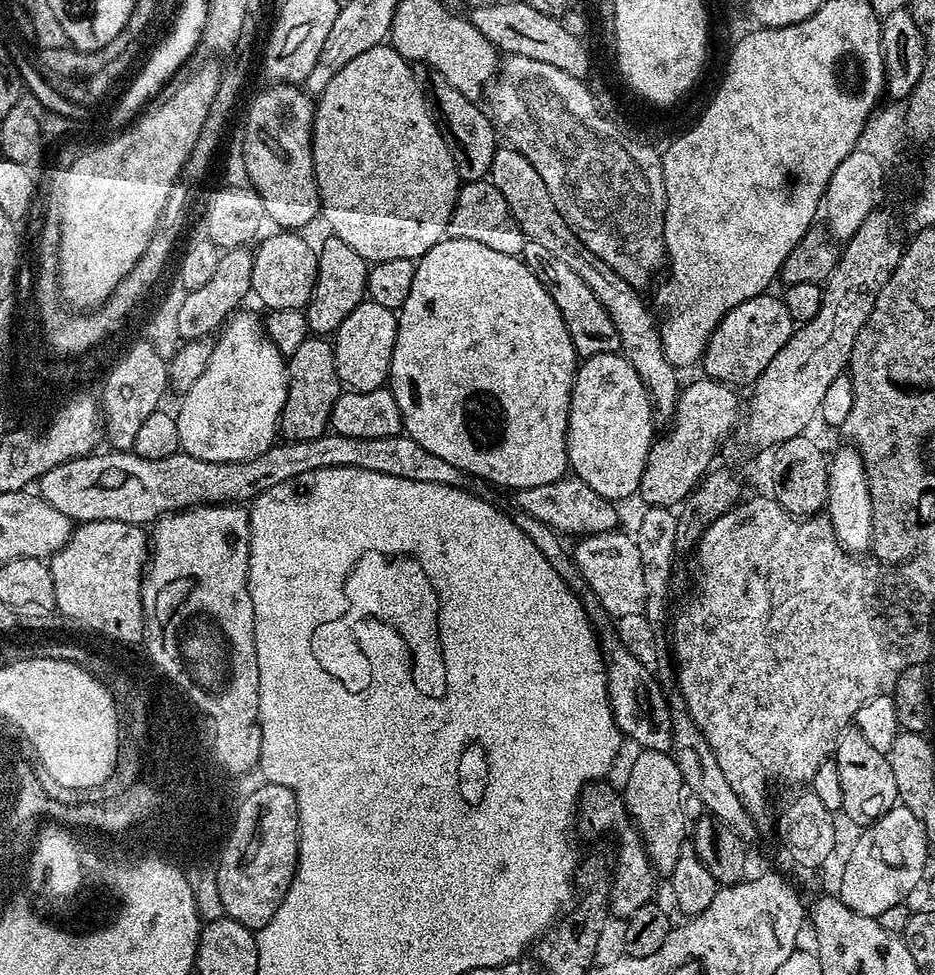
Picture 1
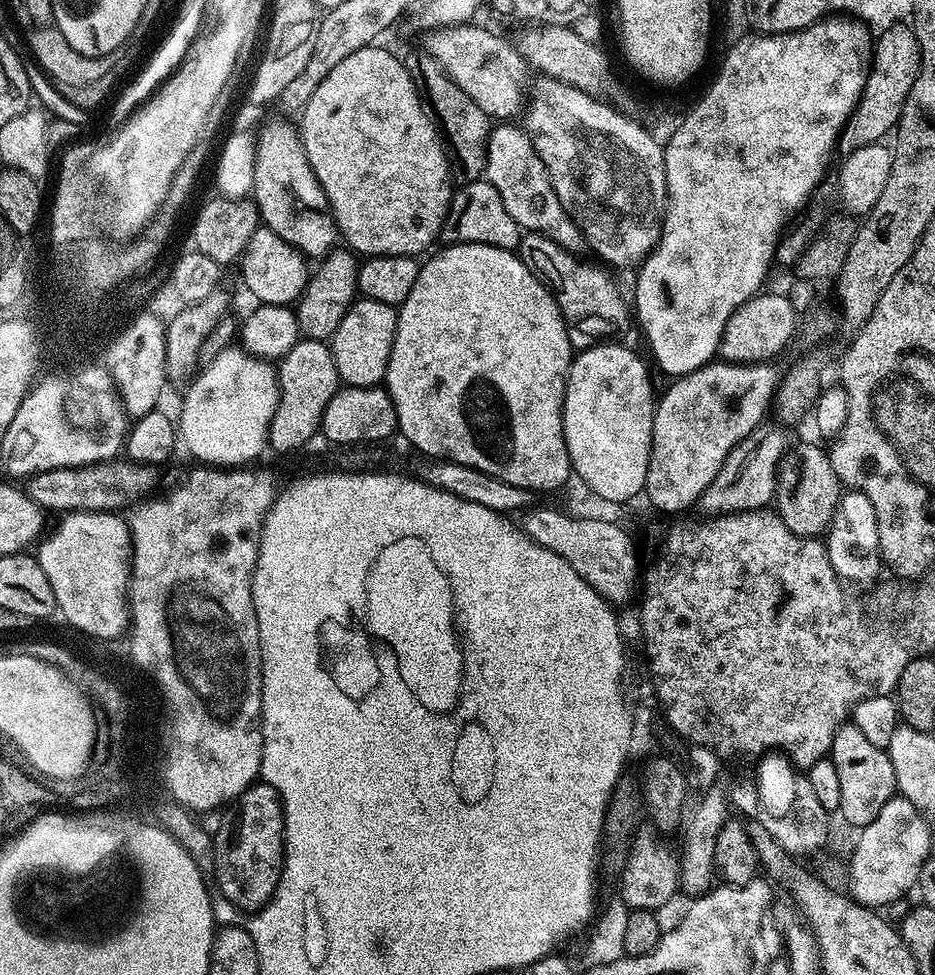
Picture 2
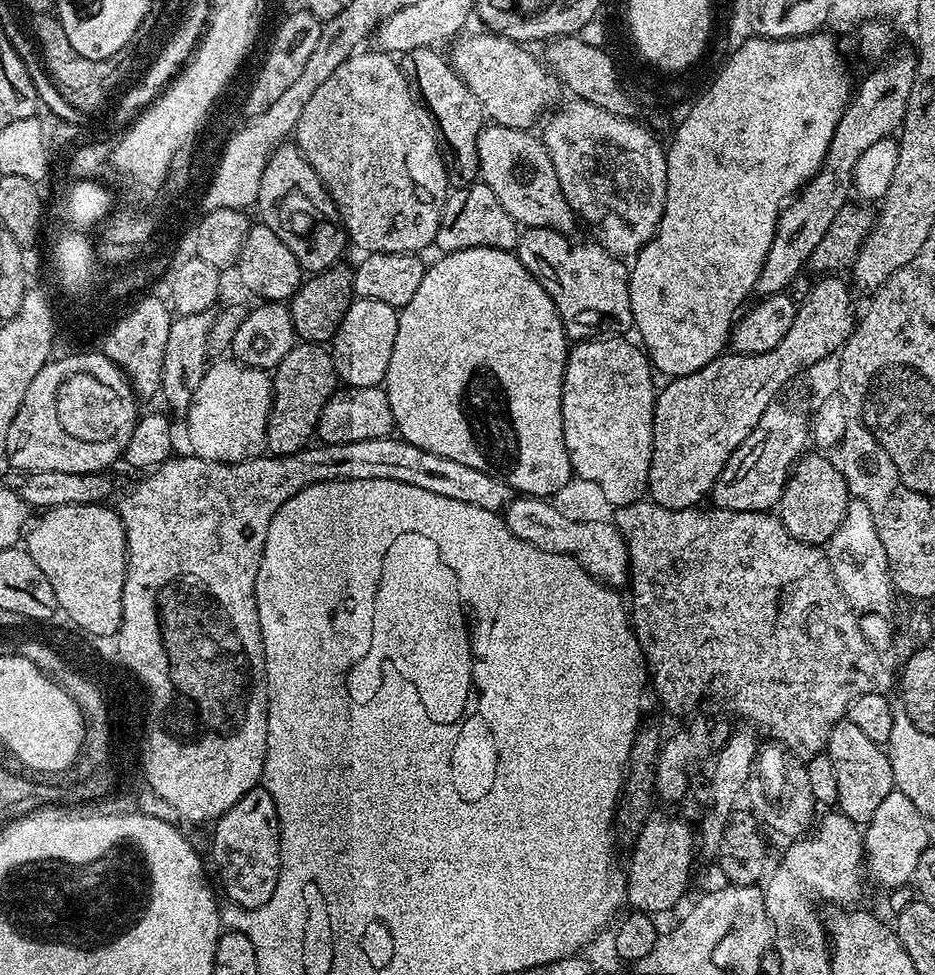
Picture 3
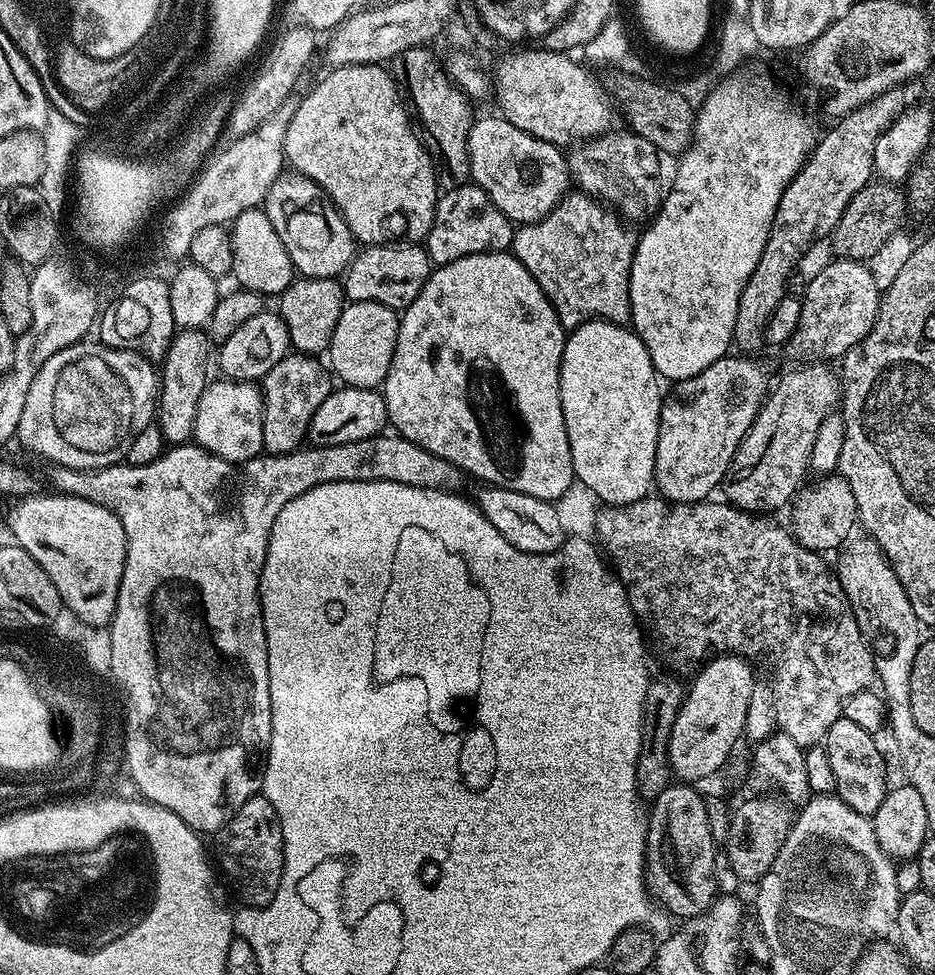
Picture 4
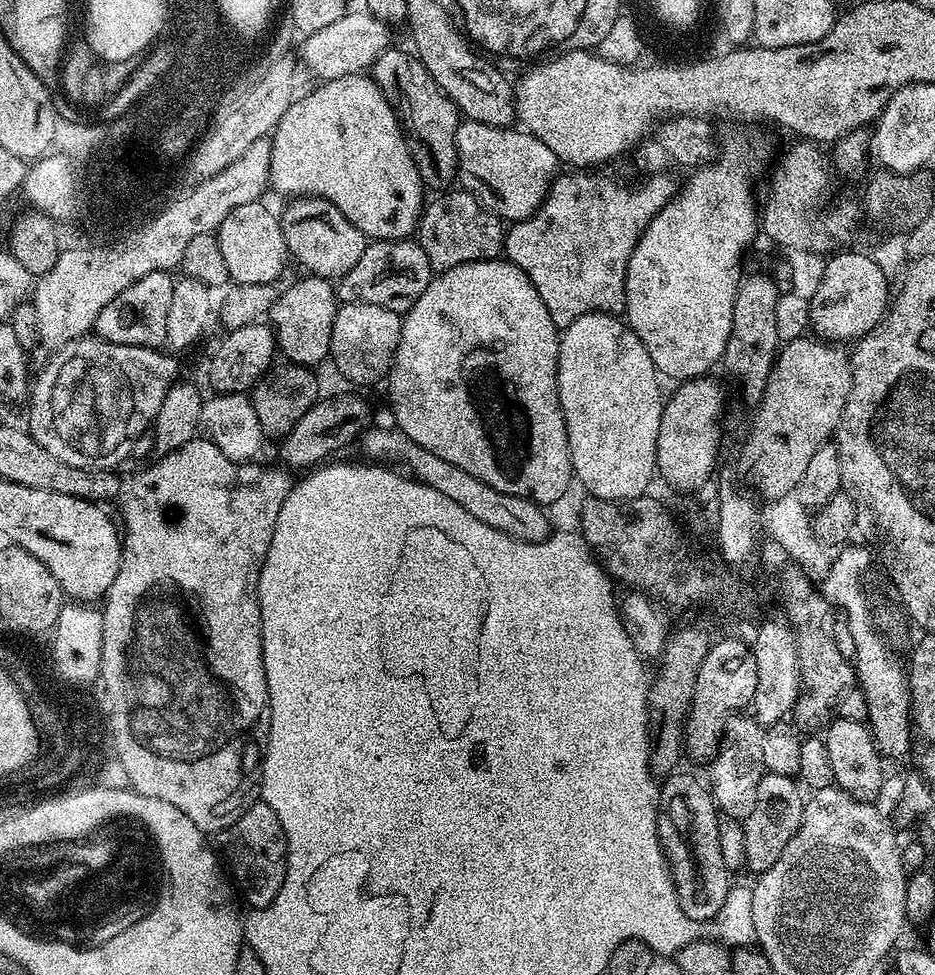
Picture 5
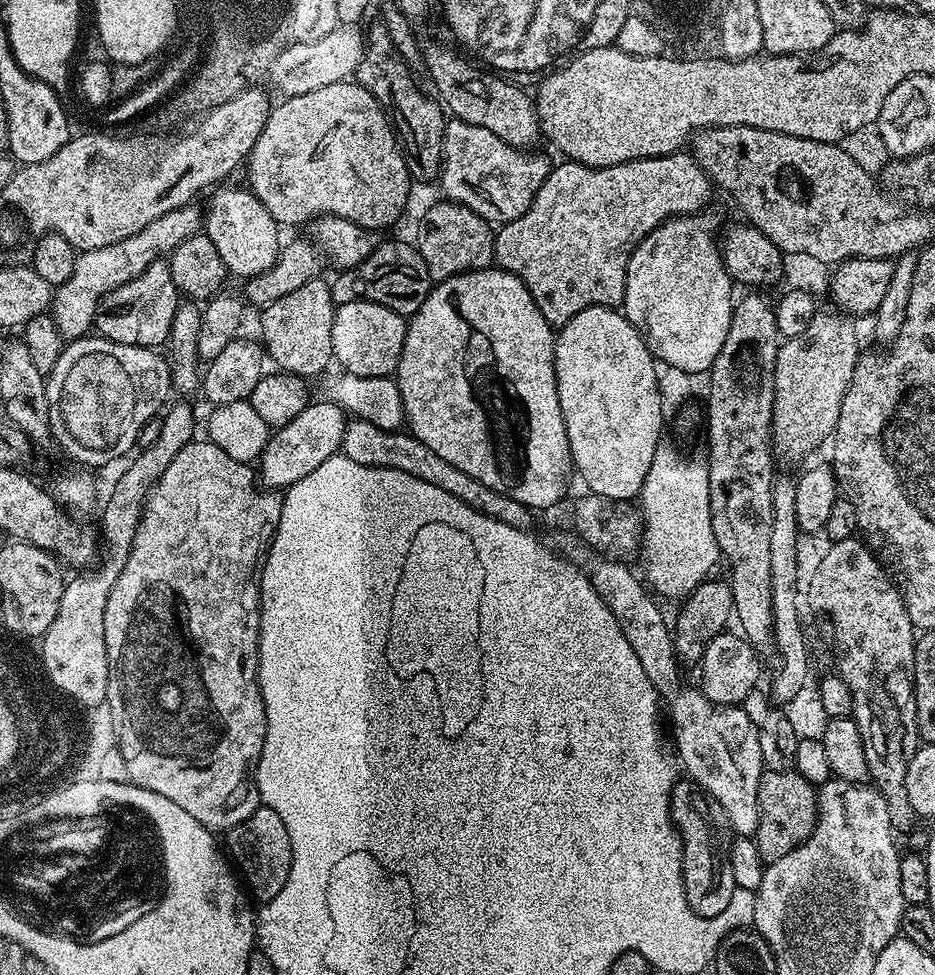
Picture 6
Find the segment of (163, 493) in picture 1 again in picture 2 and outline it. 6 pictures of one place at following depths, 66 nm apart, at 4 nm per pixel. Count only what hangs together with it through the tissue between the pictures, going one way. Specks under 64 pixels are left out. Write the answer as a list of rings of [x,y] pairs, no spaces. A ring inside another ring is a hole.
[[[113,458],[103,464],[83,464],[80,468],[52,468],[40,472],[29,479],[26,490],[32,500],[48,512],[116,512],[143,501],[156,484],[156,472],[155,467],[133,463],[128,458]]]

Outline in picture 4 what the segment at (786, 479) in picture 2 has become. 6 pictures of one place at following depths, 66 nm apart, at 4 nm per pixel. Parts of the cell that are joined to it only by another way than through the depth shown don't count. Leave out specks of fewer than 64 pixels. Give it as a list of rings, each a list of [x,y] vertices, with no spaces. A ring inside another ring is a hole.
[[[828,474],[821,480],[824,480],[821,484],[809,483],[796,493],[790,504],[790,532],[802,547],[809,548],[811,552],[835,553],[853,535],[852,527],[858,524],[854,490],[850,490],[850,482],[839,474]]]

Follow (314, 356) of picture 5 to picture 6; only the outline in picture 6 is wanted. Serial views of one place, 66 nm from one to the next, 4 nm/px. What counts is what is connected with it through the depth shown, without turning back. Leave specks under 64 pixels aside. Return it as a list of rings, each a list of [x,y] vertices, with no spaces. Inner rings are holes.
[[[324,278],[306,282],[306,286],[298,286],[298,290],[286,294],[286,298],[278,298],[278,302],[267,304],[259,313],[259,339],[267,359],[271,363],[273,360],[279,371],[289,372],[291,376],[313,378],[319,372],[326,371],[328,363],[331,365],[334,360],[330,330],[336,310],[329,281],[324,281]]]

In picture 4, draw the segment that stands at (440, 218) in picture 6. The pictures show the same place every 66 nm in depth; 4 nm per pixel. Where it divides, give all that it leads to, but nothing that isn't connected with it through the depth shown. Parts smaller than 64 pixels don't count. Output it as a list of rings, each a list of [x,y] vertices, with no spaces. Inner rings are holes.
[[[469,182],[454,190],[444,192],[437,199],[434,222],[426,237],[428,259],[432,261],[433,265],[439,266],[479,252],[506,252],[512,247],[513,231],[513,221],[508,220],[506,214],[502,214],[502,210],[498,210],[498,206],[494,206],[494,202],[490,202],[486,190],[482,190],[478,185]]]

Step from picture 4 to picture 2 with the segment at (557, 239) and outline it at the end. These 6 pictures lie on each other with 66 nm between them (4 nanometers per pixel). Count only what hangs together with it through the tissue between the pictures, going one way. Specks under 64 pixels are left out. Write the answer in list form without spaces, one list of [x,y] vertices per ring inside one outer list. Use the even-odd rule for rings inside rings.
[[[536,232],[521,235],[518,249],[520,260],[538,277],[556,299],[564,325],[568,327],[568,337],[573,349],[593,348],[595,344],[616,342],[628,332],[630,308],[624,305],[616,284],[603,272],[603,267],[595,268],[592,264],[583,264],[575,252],[562,250],[550,238]]]

